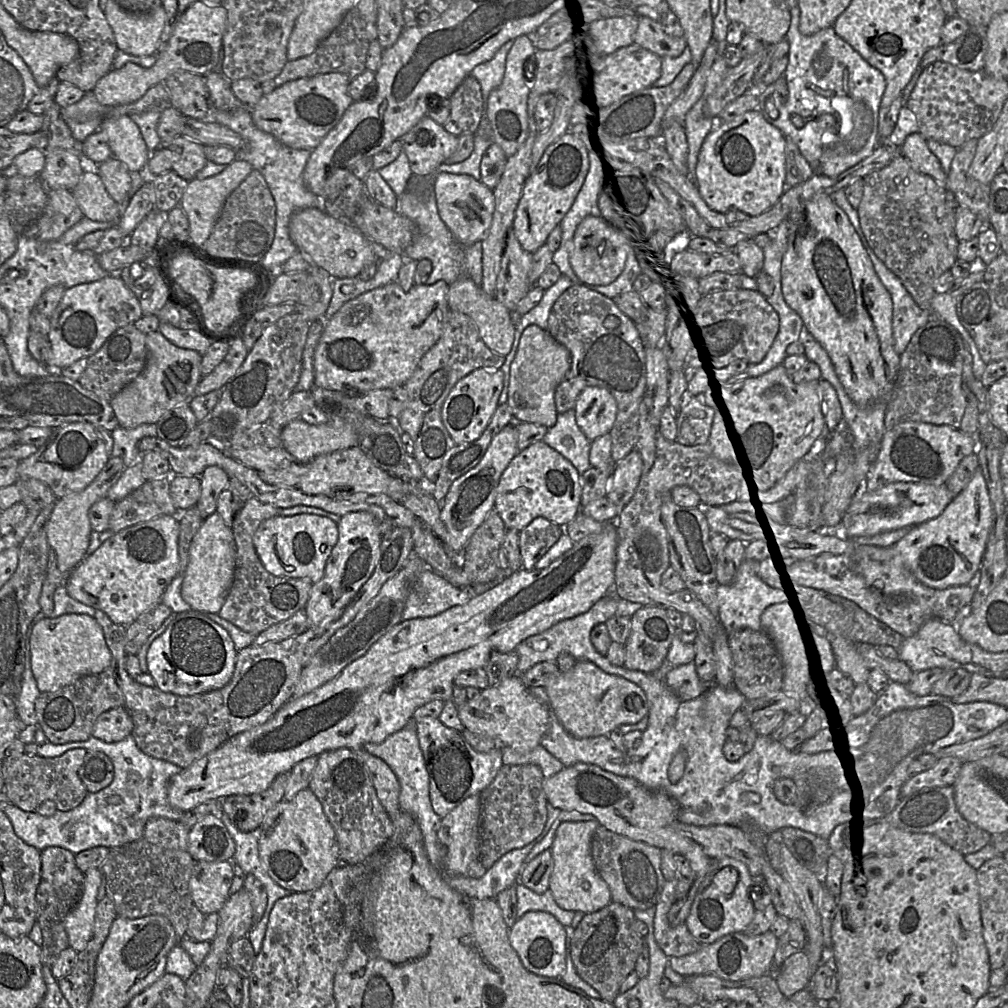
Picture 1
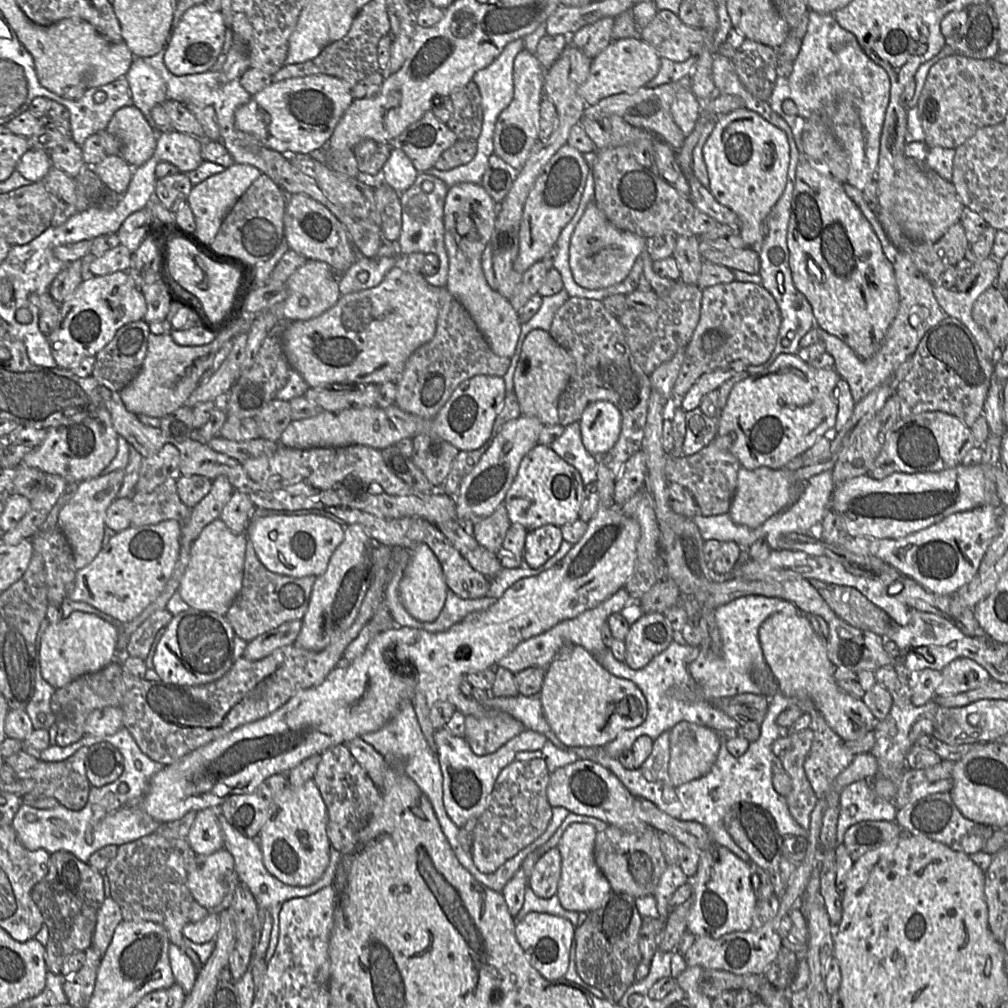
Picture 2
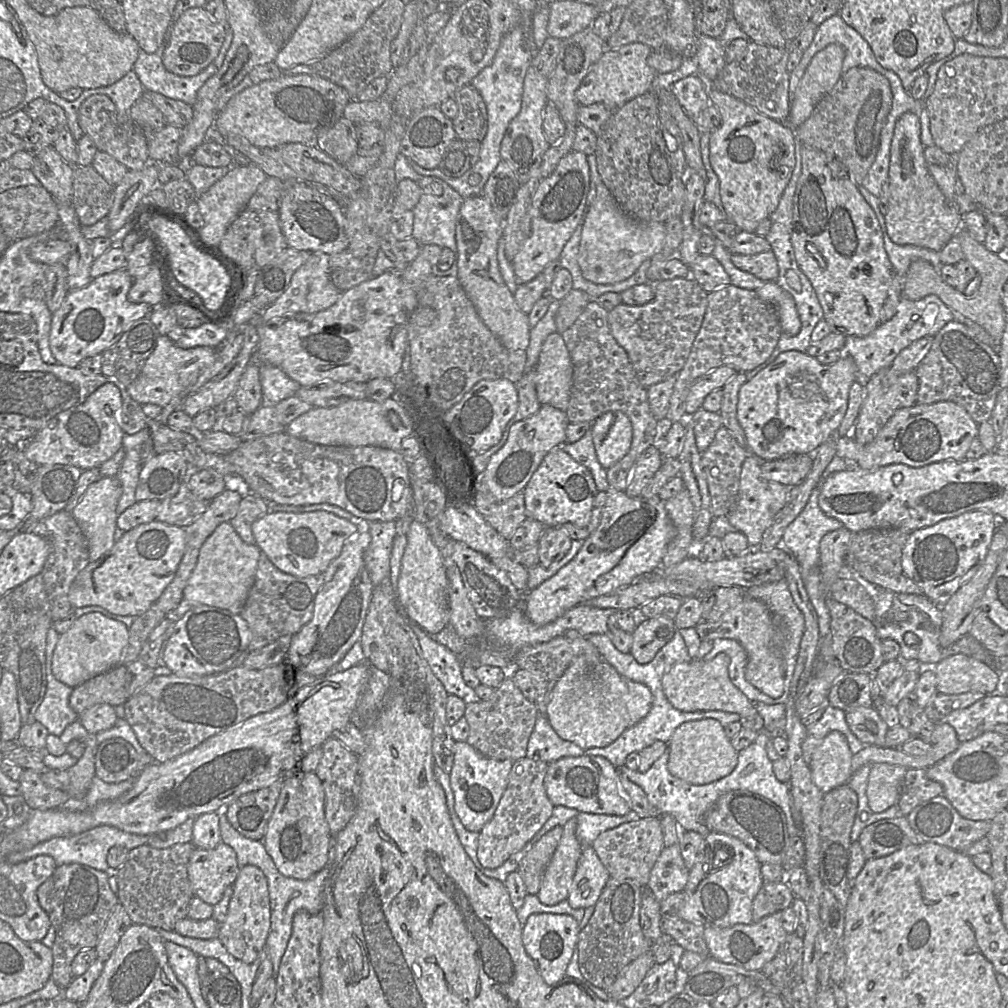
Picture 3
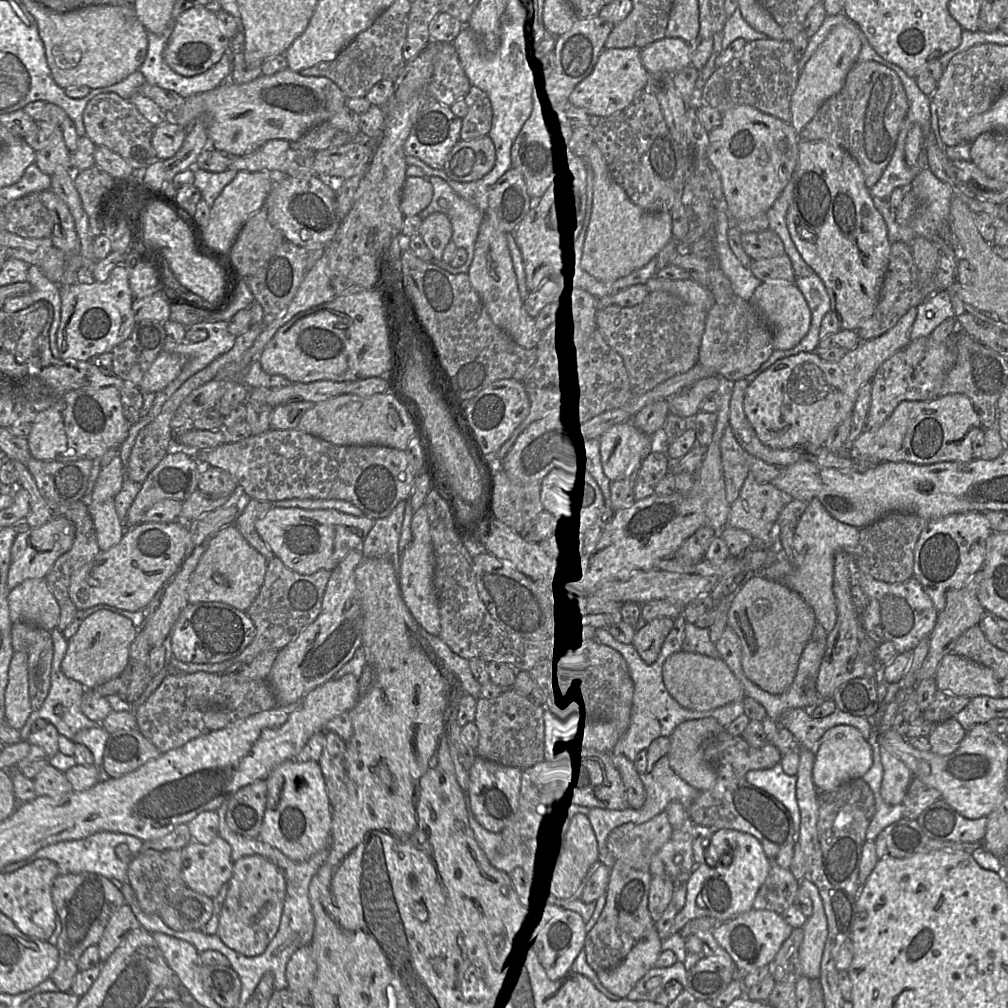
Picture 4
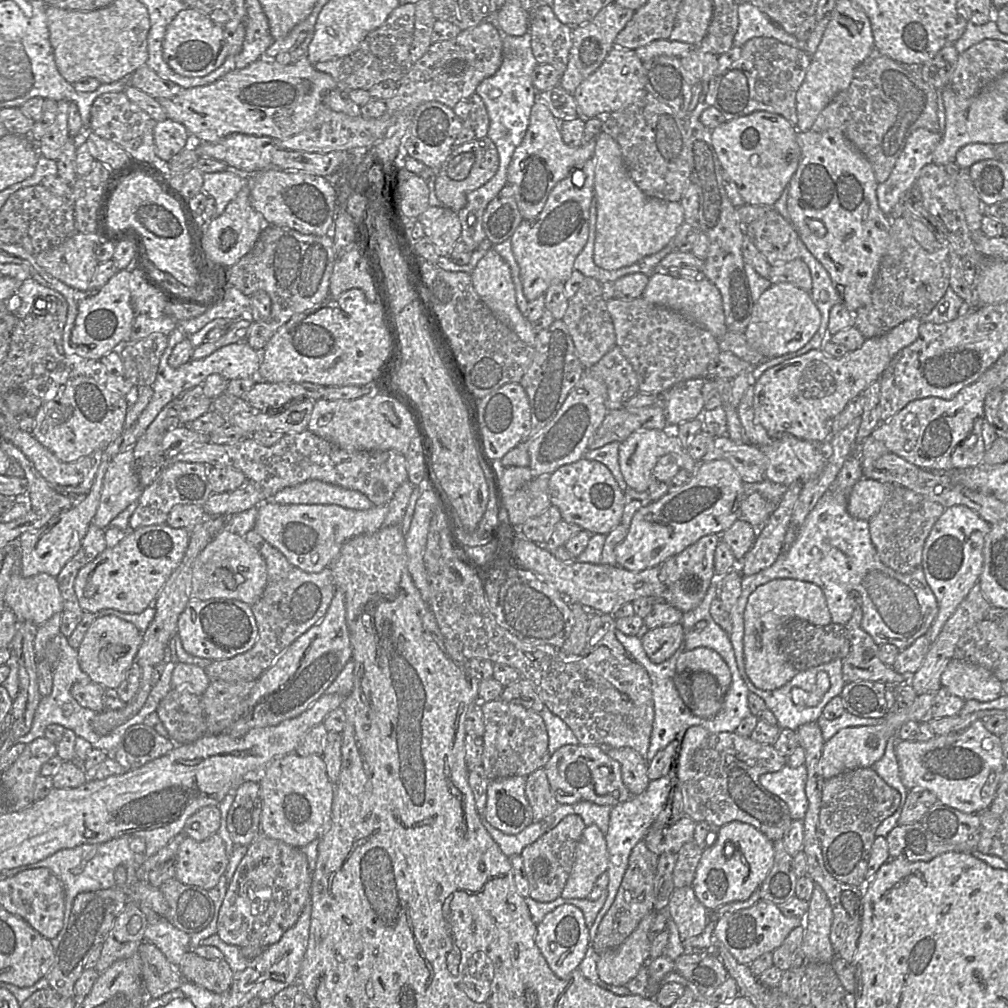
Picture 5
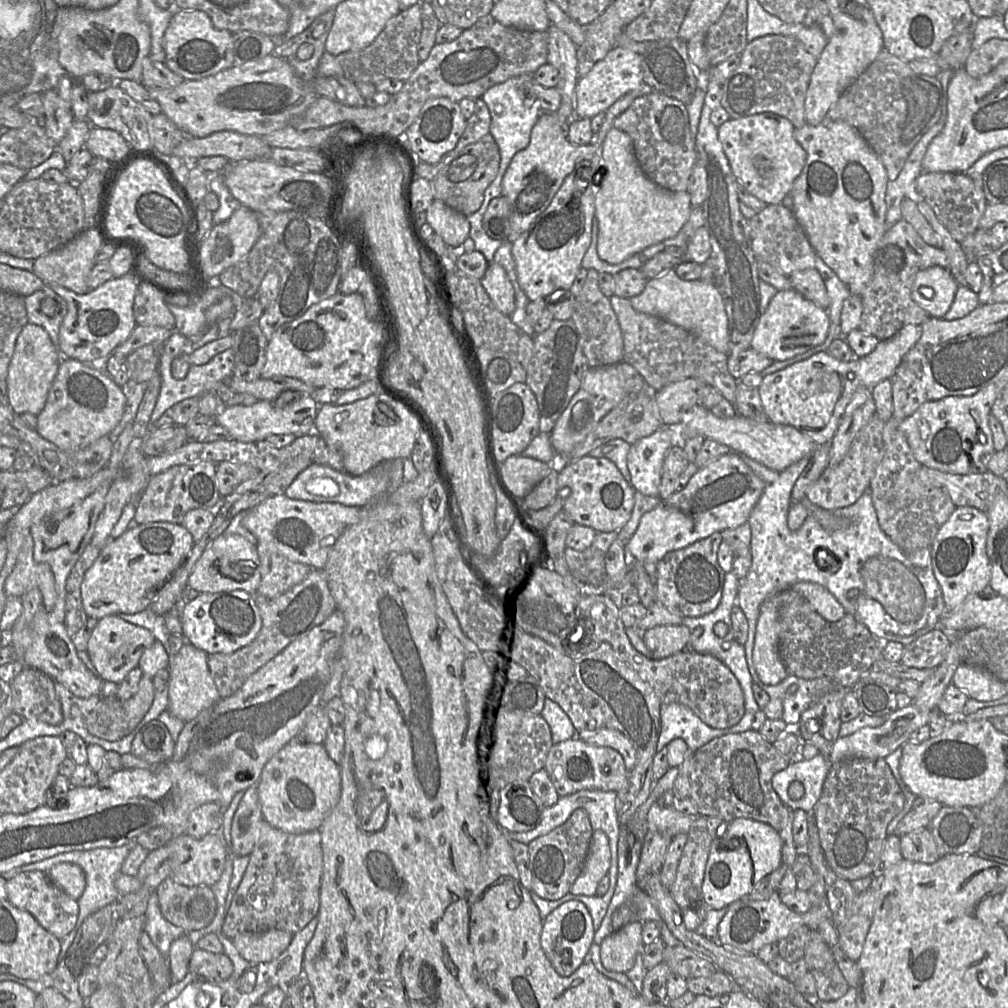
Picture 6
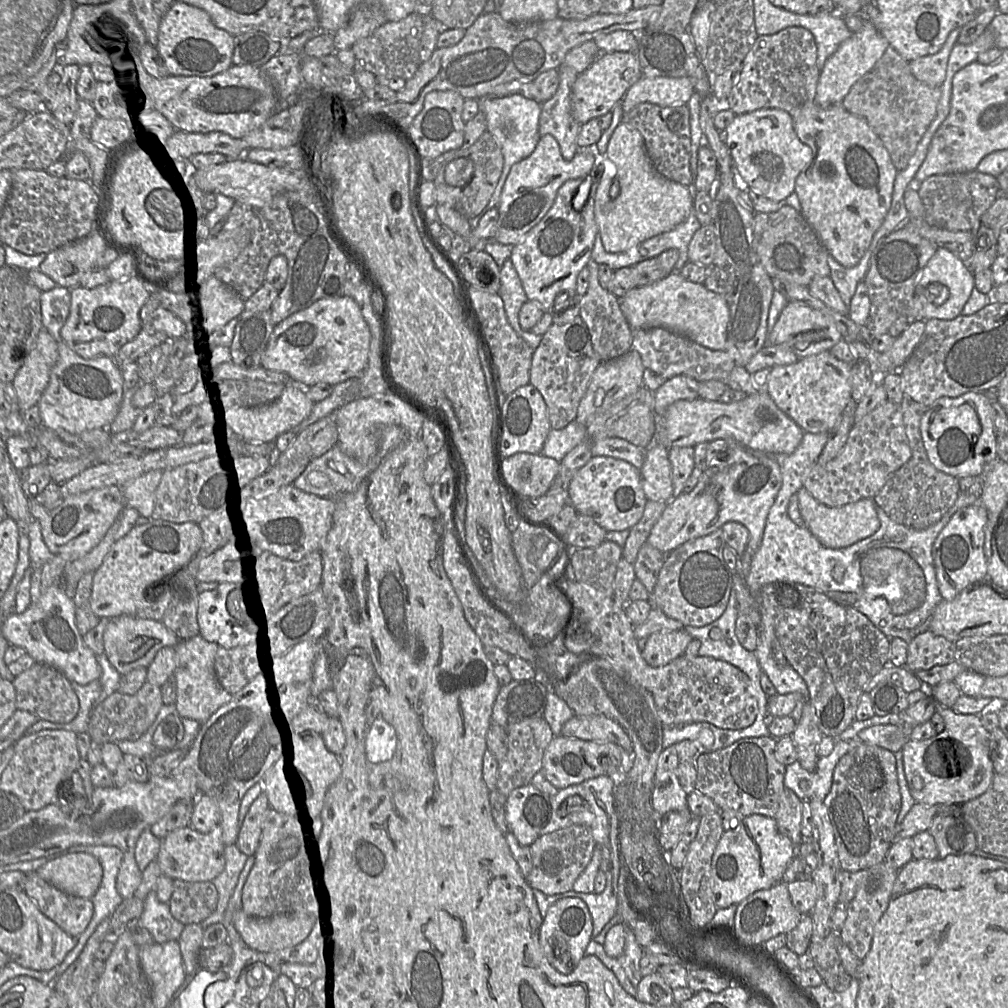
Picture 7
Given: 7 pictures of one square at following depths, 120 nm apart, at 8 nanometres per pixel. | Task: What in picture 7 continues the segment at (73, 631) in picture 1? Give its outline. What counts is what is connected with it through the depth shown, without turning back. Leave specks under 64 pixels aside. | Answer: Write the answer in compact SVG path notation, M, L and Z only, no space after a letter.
M135 615L110 618L103 634L104 654L120 675L138 667L147 668L161 648L175 647L179 641L161 620L141 619Z

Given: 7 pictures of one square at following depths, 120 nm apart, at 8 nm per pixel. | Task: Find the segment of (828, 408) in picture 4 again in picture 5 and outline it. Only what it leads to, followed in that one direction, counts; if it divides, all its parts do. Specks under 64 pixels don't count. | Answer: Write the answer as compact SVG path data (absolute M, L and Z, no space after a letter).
M919 318L906 320L881 336L867 338L860 348L840 358L814 349L766 370L753 384L756 419L768 434L791 434L810 442L829 440L835 418L851 399L880 378L900 350L918 338L921 323Z

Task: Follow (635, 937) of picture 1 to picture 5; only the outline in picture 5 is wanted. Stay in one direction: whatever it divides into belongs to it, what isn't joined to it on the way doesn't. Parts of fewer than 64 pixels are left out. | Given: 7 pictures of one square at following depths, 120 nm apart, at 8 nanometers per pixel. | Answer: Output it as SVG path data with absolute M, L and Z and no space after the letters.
M644 841L639 842L633 848L615 899L590 942L590 946L598 955L620 946L637 928L639 922L654 911L653 891L659 857L660 855L647 848Z

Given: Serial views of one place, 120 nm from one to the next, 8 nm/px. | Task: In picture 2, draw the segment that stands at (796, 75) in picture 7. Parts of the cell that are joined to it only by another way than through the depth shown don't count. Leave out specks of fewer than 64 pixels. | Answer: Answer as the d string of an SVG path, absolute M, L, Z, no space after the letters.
M745 39L731 61L745 89L754 97L768 102L778 77L777 51L762 43Z

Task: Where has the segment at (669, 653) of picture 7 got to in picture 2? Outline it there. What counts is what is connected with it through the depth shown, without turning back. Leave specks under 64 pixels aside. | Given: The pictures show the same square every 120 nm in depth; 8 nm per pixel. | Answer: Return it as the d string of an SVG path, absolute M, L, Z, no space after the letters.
M644 613L630 625L625 642L624 662L632 669L645 667L655 656L663 652L671 643L673 629L662 613Z

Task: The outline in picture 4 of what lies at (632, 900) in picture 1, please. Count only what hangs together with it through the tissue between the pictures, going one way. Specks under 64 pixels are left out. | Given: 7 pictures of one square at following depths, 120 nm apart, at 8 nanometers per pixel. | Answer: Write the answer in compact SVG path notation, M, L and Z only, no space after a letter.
M665 811L642 824L623 824L607 838L607 848L615 861L648 871L652 856L670 839L673 828Z

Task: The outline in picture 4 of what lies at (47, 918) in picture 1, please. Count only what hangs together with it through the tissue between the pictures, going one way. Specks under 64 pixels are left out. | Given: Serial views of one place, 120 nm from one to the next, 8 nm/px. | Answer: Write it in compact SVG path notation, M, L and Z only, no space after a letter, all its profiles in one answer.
M95 873L59 874L52 885L52 900L61 921L56 948L58 965L50 979L60 992L70 992L79 972L78 961L91 945L98 945L112 914L125 903L121 889L110 879Z

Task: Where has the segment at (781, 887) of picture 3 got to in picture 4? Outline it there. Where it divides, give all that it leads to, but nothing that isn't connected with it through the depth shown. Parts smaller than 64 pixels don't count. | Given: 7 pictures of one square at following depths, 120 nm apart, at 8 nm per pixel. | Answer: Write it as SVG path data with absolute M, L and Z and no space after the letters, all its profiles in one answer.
M775 858L769 860L770 868L757 892L753 909L770 910L781 915L794 903L799 881L789 868L779 866Z

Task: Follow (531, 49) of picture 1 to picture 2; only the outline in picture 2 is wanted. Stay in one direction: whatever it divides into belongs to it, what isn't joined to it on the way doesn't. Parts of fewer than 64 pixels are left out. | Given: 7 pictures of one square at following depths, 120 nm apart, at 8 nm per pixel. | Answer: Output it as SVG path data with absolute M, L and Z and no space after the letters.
M525 48L517 54L513 65L514 96L509 106L499 114L495 124L494 153L517 172L522 169L539 140L537 121L544 97L545 72L535 55Z

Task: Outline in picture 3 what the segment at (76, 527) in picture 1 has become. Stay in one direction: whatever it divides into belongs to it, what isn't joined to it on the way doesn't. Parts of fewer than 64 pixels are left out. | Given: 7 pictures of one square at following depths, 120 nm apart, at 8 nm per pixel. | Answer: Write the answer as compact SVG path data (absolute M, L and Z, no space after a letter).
M101 477L92 483L79 502L71 510L73 517L83 532L89 549L89 560L94 562L108 552L115 544L114 533L117 528L117 504L122 495L118 478Z

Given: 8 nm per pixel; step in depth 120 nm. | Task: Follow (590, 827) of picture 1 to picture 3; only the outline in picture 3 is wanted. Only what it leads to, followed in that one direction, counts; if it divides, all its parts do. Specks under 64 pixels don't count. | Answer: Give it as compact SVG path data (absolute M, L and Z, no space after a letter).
M584 845L569 887L567 901L574 909L593 907L611 875L592 845Z

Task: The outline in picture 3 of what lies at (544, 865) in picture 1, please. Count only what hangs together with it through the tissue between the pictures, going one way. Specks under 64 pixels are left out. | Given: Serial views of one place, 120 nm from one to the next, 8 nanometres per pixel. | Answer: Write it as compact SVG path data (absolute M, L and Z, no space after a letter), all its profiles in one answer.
M570 819L563 825L561 840L543 874L538 896L546 905L556 905L567 900L569 887L583 850L576 835L577 822Z

